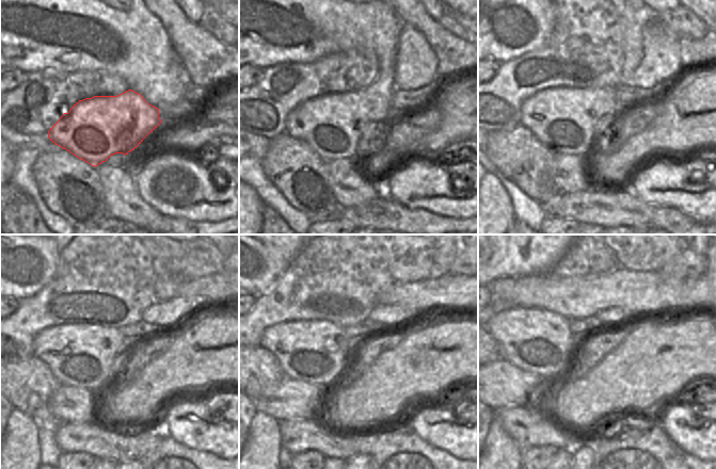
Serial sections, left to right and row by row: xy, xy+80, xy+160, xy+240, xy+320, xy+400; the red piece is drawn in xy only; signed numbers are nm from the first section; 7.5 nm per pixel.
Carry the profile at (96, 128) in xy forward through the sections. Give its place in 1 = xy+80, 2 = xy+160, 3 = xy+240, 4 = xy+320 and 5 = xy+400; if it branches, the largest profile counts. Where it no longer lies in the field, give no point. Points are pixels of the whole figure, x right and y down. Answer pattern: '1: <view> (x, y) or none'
1: xy+80 (333, 125)
2: xy+160 (566, 119)
3: xy+240 (84, 355)
4: xy+320 (315, 351)
5: xy+400 (536, 340)

